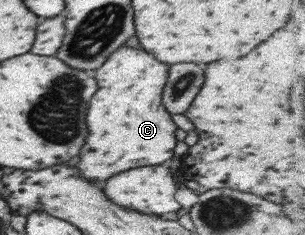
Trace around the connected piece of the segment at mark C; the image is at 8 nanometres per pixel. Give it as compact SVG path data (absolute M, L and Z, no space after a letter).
M119 48L91 75L97 90L87 105L87 138L79 152L77 174L89 182L99 182L135 166L155 166L171 159L177 127L169 112L163 110L161 98L167 66L155 62L143 50Z

